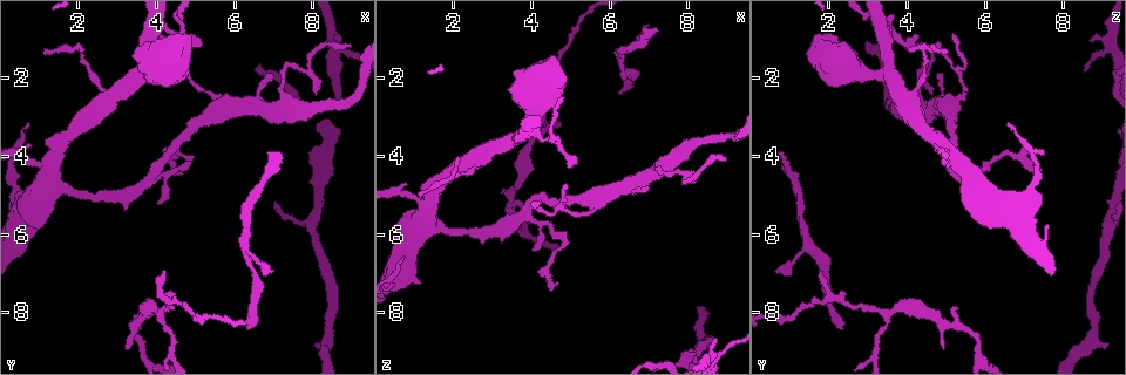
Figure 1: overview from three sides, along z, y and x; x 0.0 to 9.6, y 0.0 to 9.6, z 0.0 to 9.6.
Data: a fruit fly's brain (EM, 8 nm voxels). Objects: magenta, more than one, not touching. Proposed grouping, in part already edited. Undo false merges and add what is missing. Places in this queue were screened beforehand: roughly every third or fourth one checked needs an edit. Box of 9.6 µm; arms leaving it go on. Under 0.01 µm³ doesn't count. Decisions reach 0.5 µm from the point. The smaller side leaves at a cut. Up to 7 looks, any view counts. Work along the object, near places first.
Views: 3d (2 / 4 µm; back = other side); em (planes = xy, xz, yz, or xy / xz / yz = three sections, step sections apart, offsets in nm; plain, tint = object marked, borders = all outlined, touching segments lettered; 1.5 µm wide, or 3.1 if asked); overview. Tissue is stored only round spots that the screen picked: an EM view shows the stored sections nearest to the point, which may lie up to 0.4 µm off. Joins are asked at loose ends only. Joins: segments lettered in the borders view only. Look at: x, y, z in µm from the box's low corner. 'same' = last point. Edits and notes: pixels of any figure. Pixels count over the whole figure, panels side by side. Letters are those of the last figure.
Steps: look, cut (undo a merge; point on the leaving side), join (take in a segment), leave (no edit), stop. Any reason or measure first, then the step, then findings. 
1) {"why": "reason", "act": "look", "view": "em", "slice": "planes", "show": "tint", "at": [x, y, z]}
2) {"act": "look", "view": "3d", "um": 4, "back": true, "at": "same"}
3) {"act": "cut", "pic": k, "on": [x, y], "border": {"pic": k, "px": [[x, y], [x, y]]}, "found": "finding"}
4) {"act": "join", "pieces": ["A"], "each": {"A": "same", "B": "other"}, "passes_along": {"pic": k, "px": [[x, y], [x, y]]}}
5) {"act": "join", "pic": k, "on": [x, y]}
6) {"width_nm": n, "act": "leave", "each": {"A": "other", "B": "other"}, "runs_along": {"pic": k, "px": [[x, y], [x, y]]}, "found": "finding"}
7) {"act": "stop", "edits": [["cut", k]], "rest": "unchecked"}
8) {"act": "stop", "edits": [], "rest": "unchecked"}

{"why": "two arms in line, one across", "act": "look", "view": "3d", "um": 2, "at": [6.35, 6.25, 1.45]}

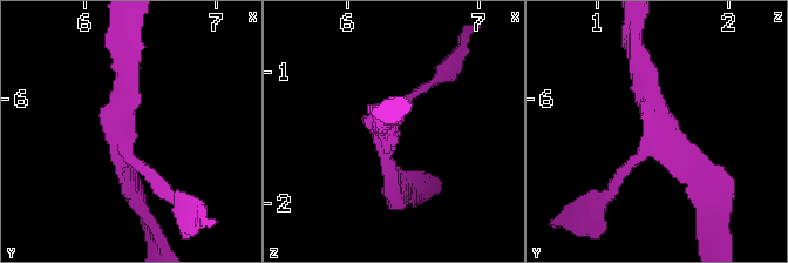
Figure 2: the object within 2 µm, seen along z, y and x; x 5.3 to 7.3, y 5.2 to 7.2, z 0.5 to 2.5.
{"why": "need the tissue", "act": "look", "view": "em", "slice": "xy", "step": 4, "show": "tint", "at": [6.30, 6.26, 1.50]}

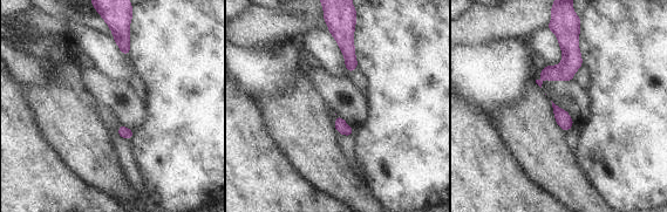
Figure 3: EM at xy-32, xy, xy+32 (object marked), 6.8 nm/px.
{"why": "see the neighbours", "act": "look", "view": "em", "slice": "xy", "step": 4, "show": "borders", "at": "same"}

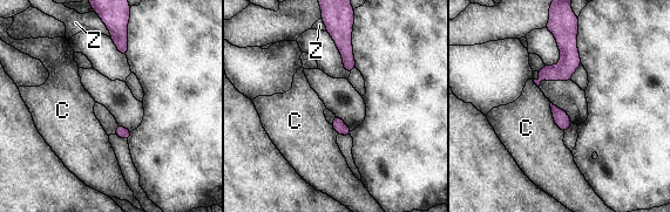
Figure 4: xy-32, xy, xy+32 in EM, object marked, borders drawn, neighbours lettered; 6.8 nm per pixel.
{"arms": 3, "act": "leave", "each": {"C": "other", "Z": "other"}, "border": {"pic": 4, "px": [[548, 101], [552, 118], [563, 132]]}, "found": "all the same cell"}

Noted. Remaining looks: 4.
{"why": "free end", "act": "look", "view": "3d", "um": 2, "at": [7.15, 3.90, 0.80]}

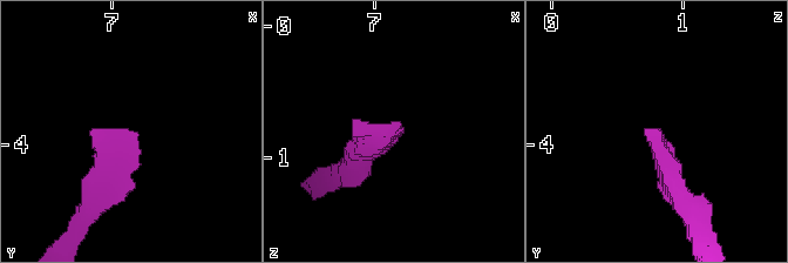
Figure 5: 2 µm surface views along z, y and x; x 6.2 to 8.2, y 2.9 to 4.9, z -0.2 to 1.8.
{"act": "look", "view": "em", "slice": "planes", "show": "tint", "at": [7.20, 3.90, 0.72]}

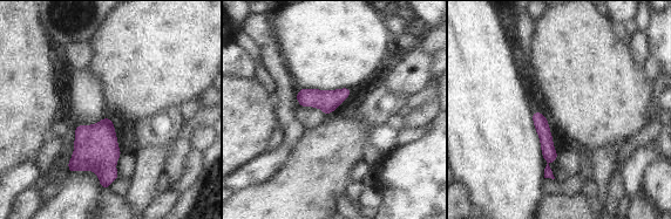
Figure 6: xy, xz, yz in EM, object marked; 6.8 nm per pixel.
{"act": "look", "view": "em", "slice": "planes", "show": "borders", "at": "same"}

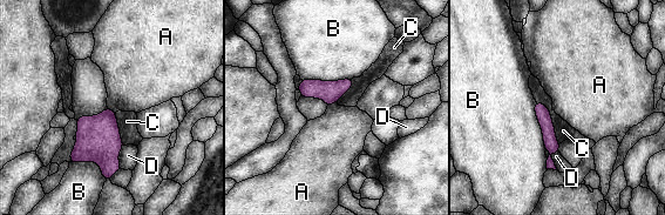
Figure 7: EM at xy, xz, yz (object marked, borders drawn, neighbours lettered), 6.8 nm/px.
{"width_nm": 100, "act": "leave", "each": {"A": "other", "B": "other", "C": "other", "D": "other"}, "found": "no lettered segment goes on from it"}

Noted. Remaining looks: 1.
{"act": "stop", "edits": [], "rest": "unchecked"}

